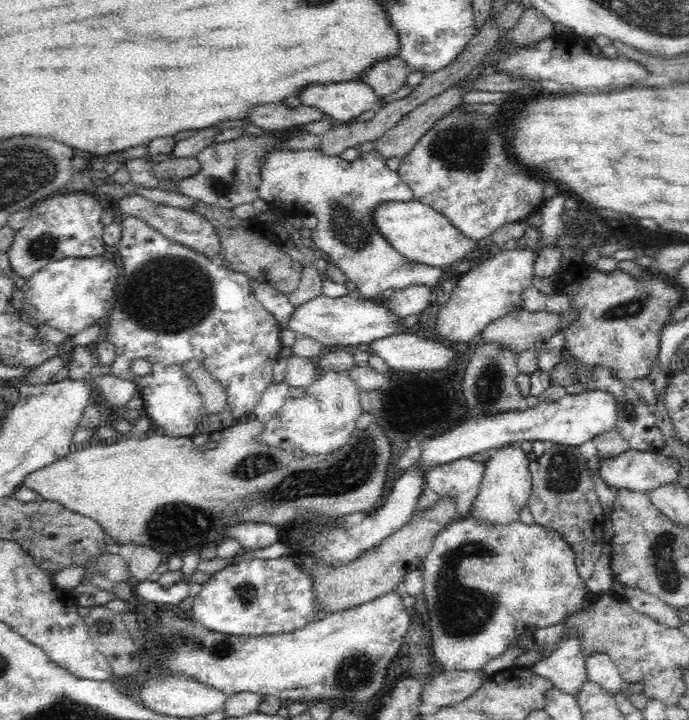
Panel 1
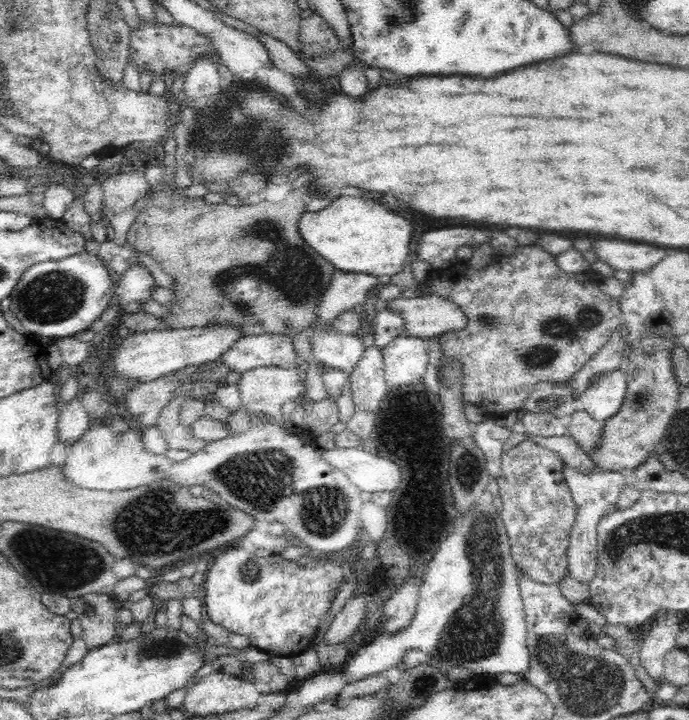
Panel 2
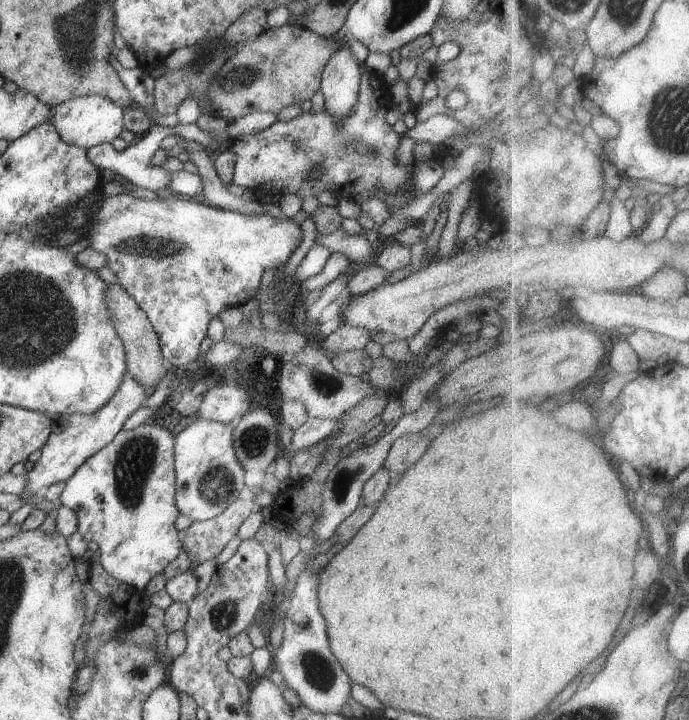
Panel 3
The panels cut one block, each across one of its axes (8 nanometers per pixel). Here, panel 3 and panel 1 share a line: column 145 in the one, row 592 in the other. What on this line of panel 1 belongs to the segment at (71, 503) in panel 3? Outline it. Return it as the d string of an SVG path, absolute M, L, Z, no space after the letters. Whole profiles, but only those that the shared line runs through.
M470 517L450 521L448 526L438 532L438 535L434 538L429 553L424 558L424 562L421 562L420 571L423 575L423 593L429 610L433 653L440 664L441 670L481 670L486 662L490 662L492 658L504 654L504 650L512 646L510 642L518 640L520 634L524 634L526 630L532 632L534 628L550 628L550 626L556 626L556 623L560 624L560 620L566 618L568 614L573 615L580 611L584 600L591 597L590 593L586 592L586 581L582 580L578 575L574 549L570 548L568 542L565 542L565 539L561 538L561 535L557 534L556 530L549 530L540 524L530 524L528 526L528 524L523 524L520 520L512 522L508 526L489 524L488 521L470 519Z

